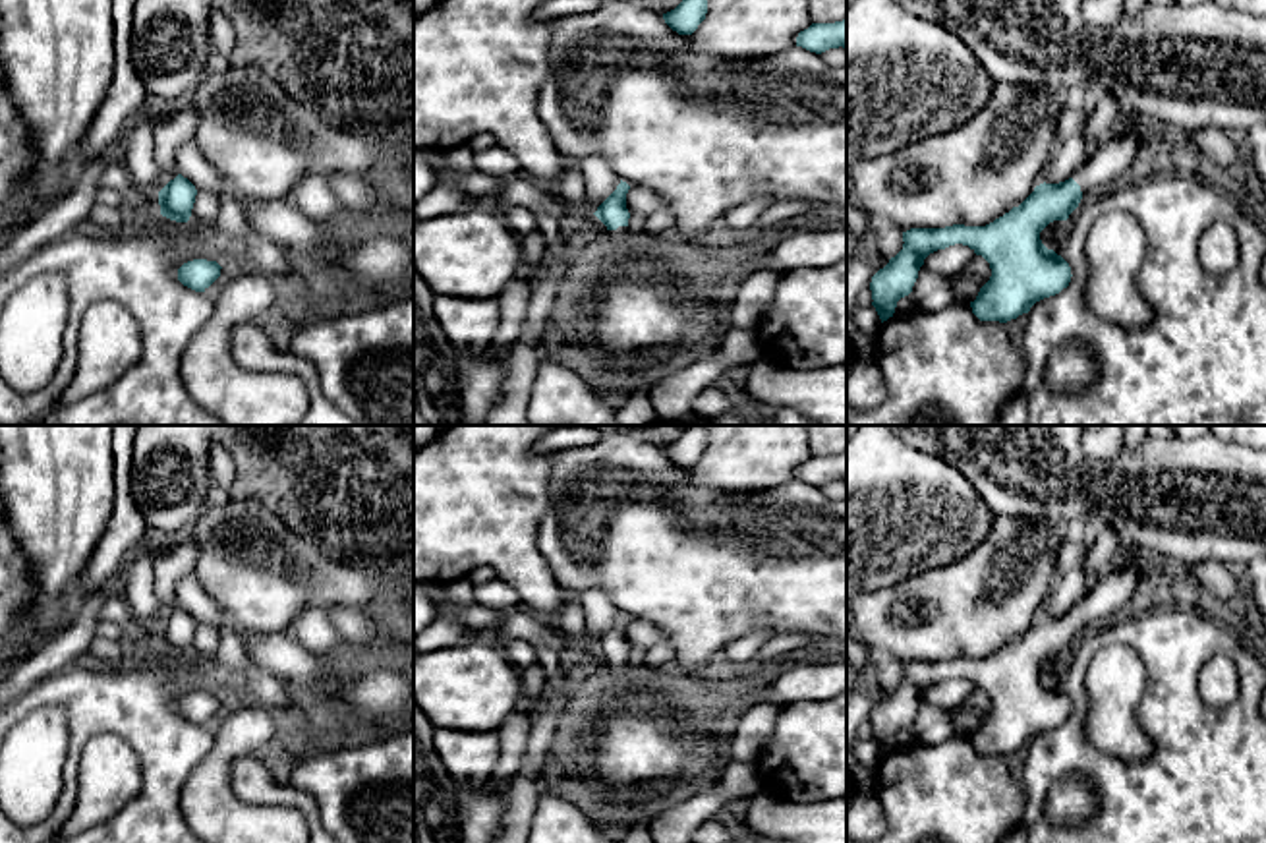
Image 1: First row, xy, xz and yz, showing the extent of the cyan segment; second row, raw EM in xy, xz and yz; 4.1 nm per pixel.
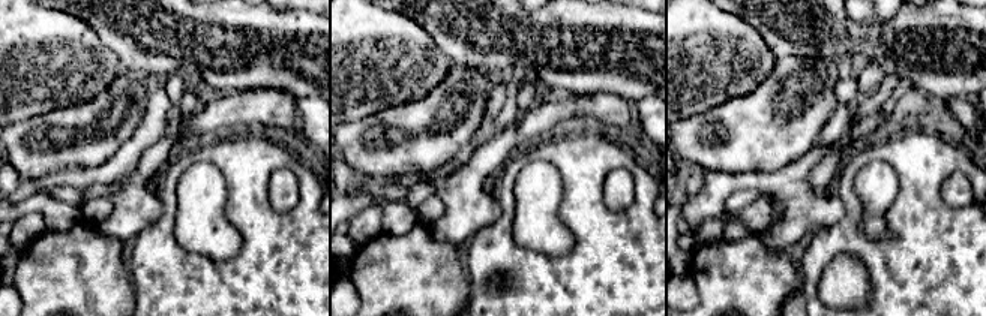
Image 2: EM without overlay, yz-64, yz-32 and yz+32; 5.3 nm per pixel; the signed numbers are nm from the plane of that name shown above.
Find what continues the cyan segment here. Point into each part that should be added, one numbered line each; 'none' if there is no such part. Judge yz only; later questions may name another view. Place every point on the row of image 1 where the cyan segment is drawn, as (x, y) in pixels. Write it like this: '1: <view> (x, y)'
1: yz (1108, 165)

